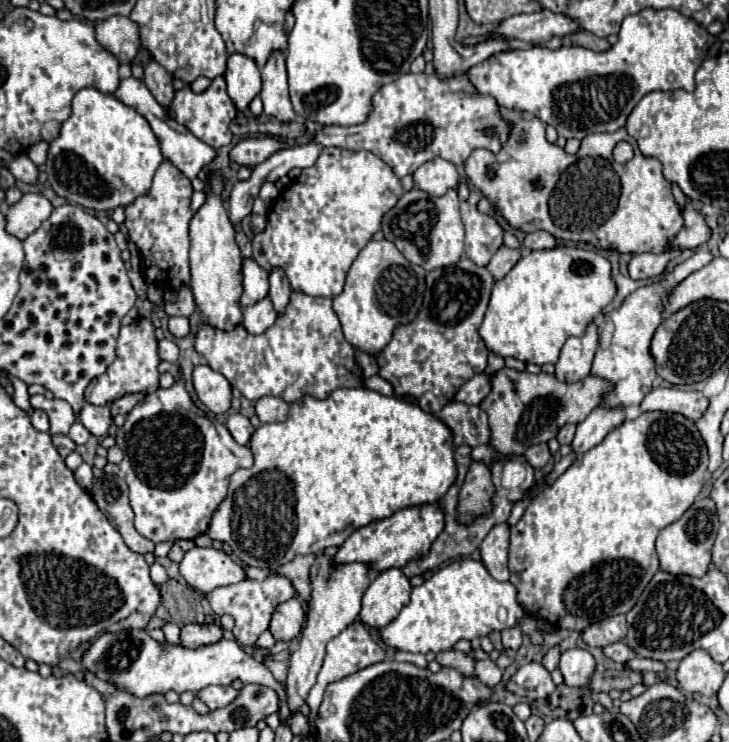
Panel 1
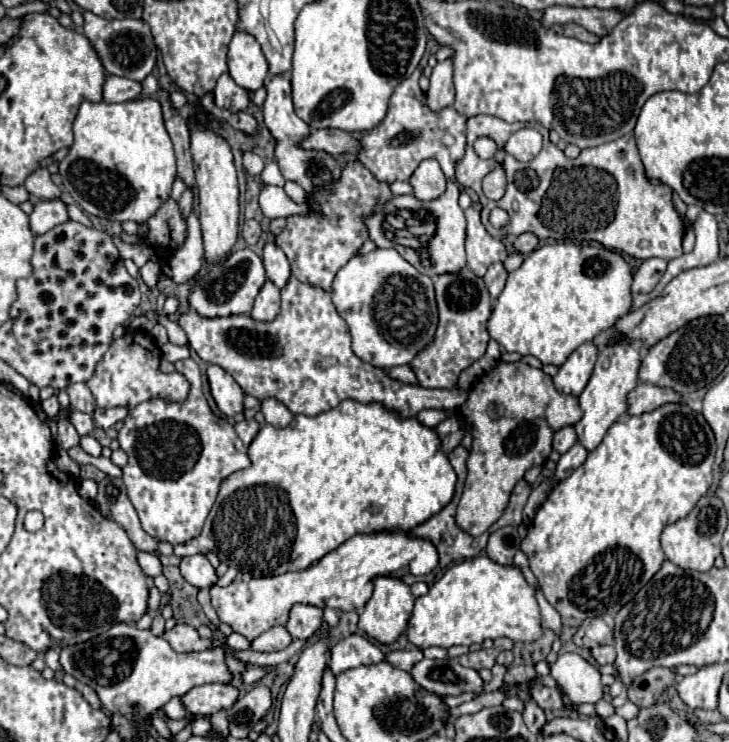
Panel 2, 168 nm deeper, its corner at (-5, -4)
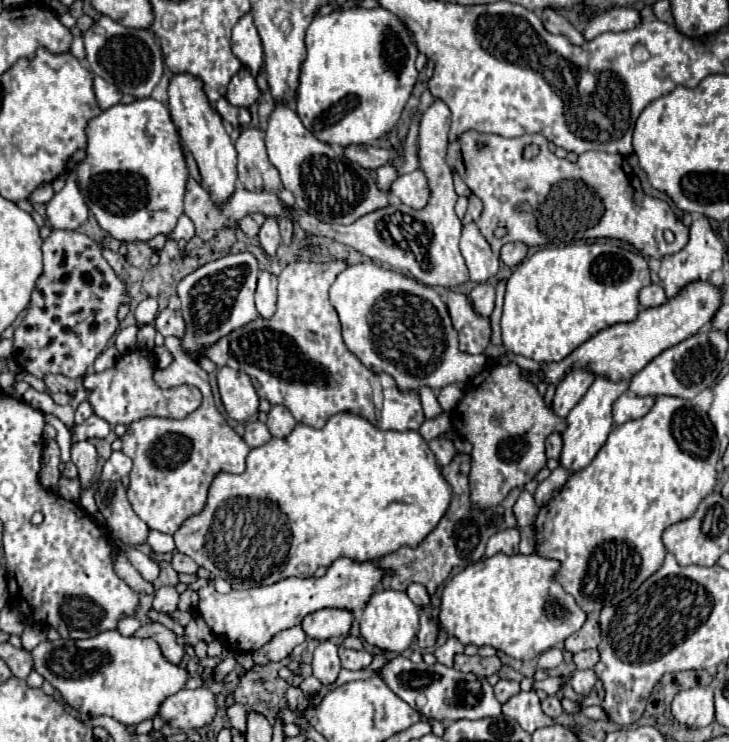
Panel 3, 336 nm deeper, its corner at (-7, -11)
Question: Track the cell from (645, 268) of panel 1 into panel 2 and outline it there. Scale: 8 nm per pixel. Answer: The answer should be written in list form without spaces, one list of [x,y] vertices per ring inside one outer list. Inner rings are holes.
[[[646,259],[634,273],[634,283],[632,291],[634,293],[650,293],[654,285],[662,279],[666,271],[666,261],[664,259]]]

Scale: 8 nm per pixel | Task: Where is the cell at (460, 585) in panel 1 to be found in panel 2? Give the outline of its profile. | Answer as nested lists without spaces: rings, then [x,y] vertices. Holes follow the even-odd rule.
[[[484,555],[450,567],[426,595],[416,599],[406,635],[418,649],[428,649],[432,645],[448,649],[496,637],[510,637],[516,643],[526,643],[536,641],[542,635],[540,609],[534,589],[526,583],[518,567],[496,565]]]

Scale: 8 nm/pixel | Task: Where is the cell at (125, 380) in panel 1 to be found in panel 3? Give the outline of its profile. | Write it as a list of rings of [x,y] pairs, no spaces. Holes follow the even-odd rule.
[[[132,350],[116,360],[116,364],[100,374],[86,374],[84,388],[90,390],[88,402],[94,408],[94,414],[104,418],[112,428],[116,424],[132,424],[146,416],[164,416],[164,418],[186,418],[194,412],[202,400],[202,394],[194,386],[176,386],[162,390],[152,380],[154,362],[148,350]]]

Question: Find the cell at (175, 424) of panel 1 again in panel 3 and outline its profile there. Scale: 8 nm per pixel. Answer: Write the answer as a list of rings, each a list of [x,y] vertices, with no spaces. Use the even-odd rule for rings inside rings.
[[[168,336],[164,344],[172,352],[174,362],[166,370],[154,370],[155,383],[163,389],[183,384],[196,386],[202,392],[202,404],[184,420],[142,418],[130,424],[122,436],[122,452],[134,462],[128,488],[132,510],[148,524],[148,528],[174,534],[186,516],[192,516],[204,508],[210,480],[218,472],[244,472],[244,460],[250,446],[228,426],[226,418],[214,406],[208,374],[182,350],[180,340],[176,336]]]

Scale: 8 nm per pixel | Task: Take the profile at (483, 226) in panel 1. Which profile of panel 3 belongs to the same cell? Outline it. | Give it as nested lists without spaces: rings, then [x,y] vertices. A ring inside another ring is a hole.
[[[474,222],[464,226],[462,238],[460,238],[460,250],[462,250],[462,256],[466,260],[470,280],[474,284],[482,284],[488,278],[496,276],[496,272],[500,268],[500,258],[490,250],[490,244],[478,232]]]

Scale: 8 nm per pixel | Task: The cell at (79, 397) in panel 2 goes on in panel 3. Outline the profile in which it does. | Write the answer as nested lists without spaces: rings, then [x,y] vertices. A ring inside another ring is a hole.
[[[46,374],[42,380],[44,380],[44,384],[46,384],[46,388],[48,388],[50,394],[54,394],[54,392],[74,394],[76,392],[76,380],[66,378],[62,374]]]

